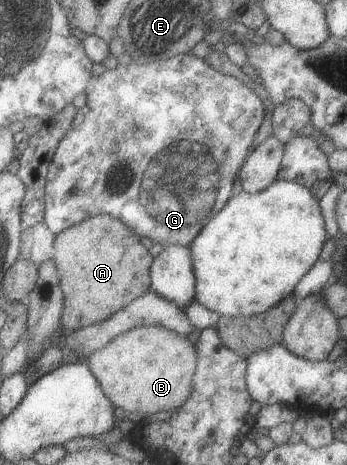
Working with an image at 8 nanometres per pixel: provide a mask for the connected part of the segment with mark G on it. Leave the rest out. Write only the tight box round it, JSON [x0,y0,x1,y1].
[45,53,266,247]

